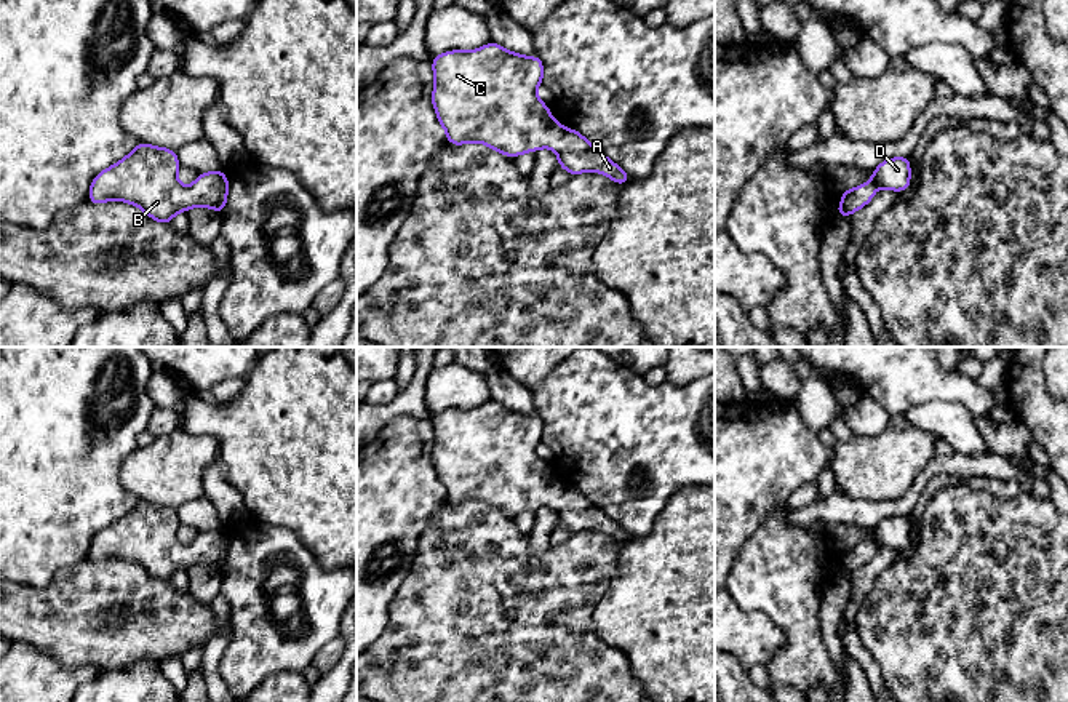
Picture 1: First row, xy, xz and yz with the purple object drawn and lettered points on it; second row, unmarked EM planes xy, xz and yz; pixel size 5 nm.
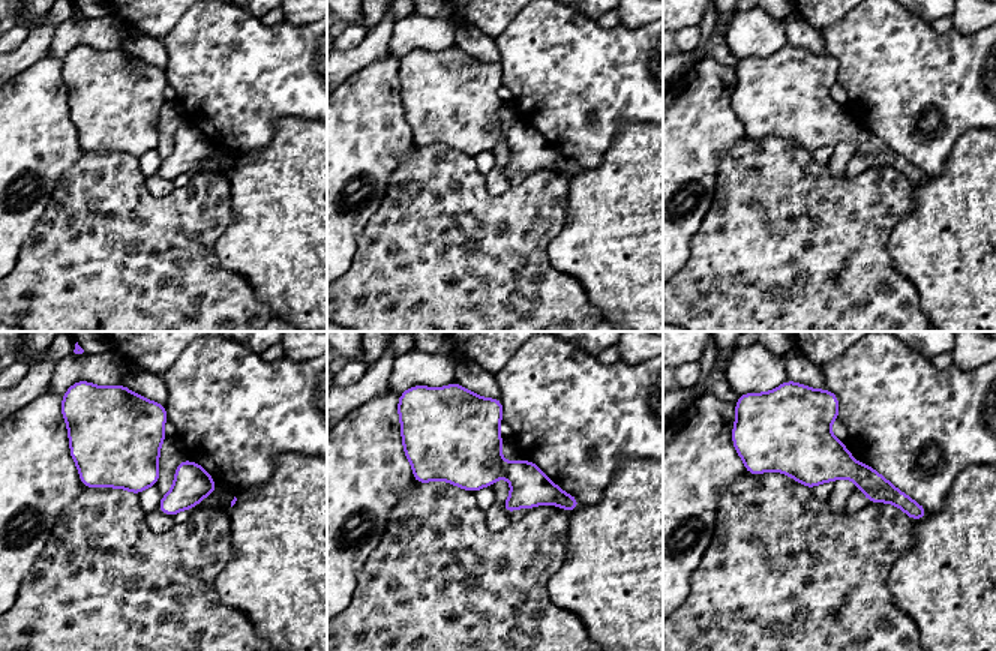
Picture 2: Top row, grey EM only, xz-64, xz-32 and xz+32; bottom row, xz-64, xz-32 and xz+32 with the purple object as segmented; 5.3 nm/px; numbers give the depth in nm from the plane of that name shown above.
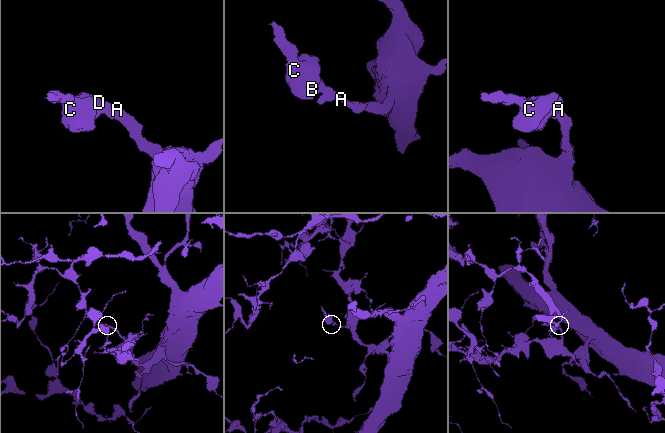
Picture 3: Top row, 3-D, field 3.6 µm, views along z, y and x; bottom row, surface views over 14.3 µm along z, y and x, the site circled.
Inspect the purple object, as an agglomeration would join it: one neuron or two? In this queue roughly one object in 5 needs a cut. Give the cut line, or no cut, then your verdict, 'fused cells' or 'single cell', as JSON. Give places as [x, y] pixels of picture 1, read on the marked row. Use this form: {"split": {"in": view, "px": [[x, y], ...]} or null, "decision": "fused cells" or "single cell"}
{"split": null, "decision": "single cell"}

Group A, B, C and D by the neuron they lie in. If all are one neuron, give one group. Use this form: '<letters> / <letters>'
A B C D

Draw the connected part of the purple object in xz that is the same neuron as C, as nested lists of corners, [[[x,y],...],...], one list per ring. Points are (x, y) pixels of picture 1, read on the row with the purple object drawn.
[[[489,42],[473,51],[451,50],[433,56],[432,69],[435,75],[432,104],[446,130],[448,144],[481,142],[510,158],[552,147],[558,154],[556,166],[563,166],[571,176],[595,171],[606,174],[617,185],[633,179],[579,131],[563,128],[550,115],[548,106],[536,96],[544,78],[544,62],[539,56],[521,56]]]

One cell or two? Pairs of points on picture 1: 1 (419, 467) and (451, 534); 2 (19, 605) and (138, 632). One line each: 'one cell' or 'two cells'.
1: two cells
2: one cell

